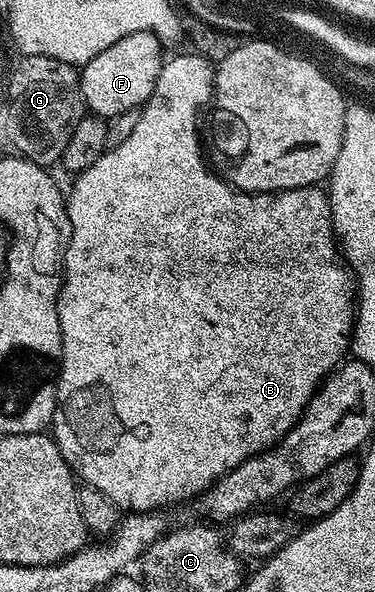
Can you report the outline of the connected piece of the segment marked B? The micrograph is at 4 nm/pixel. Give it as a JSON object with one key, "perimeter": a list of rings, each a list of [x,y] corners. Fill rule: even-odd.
{"perimeter":[[[197,52],[190,54],[178,54],[175,58],[167,57],[160,68],[160,76],[156,80],[156,88],[152,96],[141,107],[136,128],[124,140],[124,144],[116,144],[108,148],[92,164],[92,168],[84,168],[73,179],[74,187],[66,198],[66,215],[70,221],[70,240],[66,243],[64,251],[64,273],[62,276],[62,287],[58,293],[58,319],[62,329],[62,360],[58,372],[58,403],[54,409],[54,421],[52,423],[52,437],[55,444],[60,448],[64,460],[70,465],[71,470],[85,485],[96,488],[108,496],[118,505],[122,512],[158,512],[161,506],[174,506],[177,502],[186,502],[189,498],[197,499],[199,495],[210,489],[218,479],[225,476],[229,470],[236,469],[244,460],[255,458],[257,454],[275,446],[293,426],[298,423],[304,408],[309,404],[324,379],[347,357],[346,349],[350,346],[350,333],[356,330],[356,282],[348,269],[347,263],[340,257],[340,246],[336,241],[334,232],[334,218],[330,215],[330,199],[325,189],[318,186],[305,186],[295,190],[276,190],[273,194],[248,194],[244,190],[236,190],[221,173],[208,167],[207,159],[204,157],[204,142],[198,139],[198,117],[211,105],[214,97],[214,71],[215,63],[211,59]]]}

